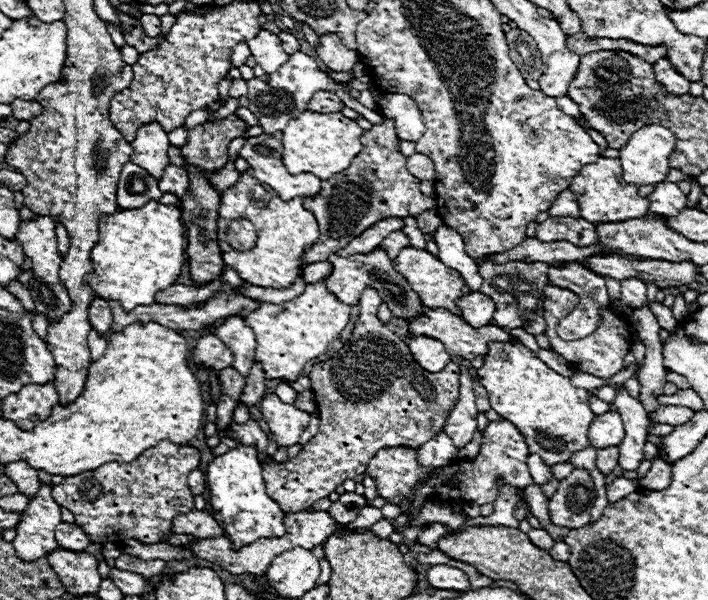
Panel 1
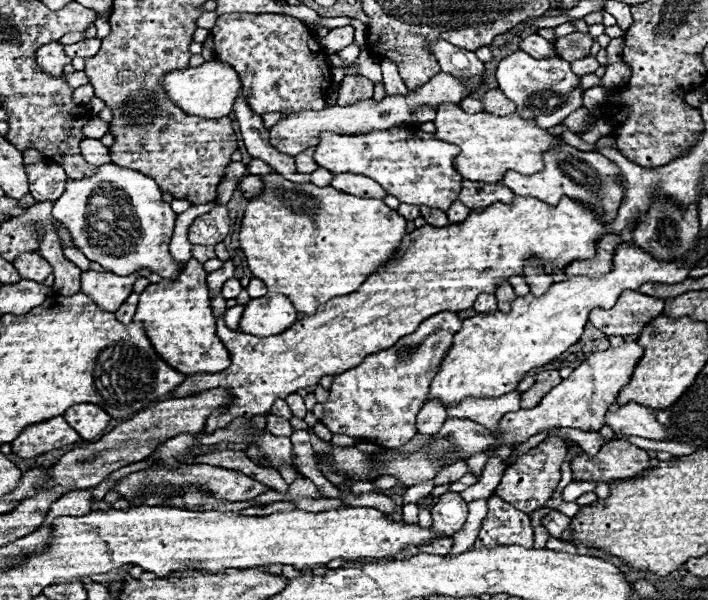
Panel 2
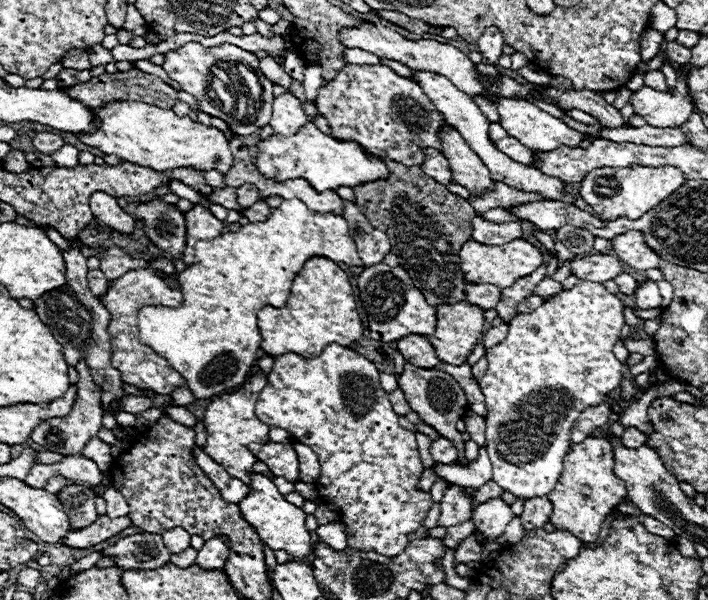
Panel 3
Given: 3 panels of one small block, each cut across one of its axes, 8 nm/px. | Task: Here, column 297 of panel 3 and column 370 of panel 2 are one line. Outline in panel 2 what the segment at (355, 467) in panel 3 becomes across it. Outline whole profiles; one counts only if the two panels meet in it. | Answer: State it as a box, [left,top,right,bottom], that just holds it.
[322,312,462,448]

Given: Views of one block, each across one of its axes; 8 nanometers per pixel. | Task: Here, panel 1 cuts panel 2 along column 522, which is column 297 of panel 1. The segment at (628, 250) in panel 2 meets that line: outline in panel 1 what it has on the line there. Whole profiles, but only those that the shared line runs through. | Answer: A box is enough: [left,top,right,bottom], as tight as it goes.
[244,282,352,382]

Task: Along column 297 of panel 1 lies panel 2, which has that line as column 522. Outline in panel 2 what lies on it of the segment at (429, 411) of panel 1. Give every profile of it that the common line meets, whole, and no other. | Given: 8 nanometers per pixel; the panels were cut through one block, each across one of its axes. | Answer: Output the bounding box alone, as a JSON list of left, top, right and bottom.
[496,438,568,514]

